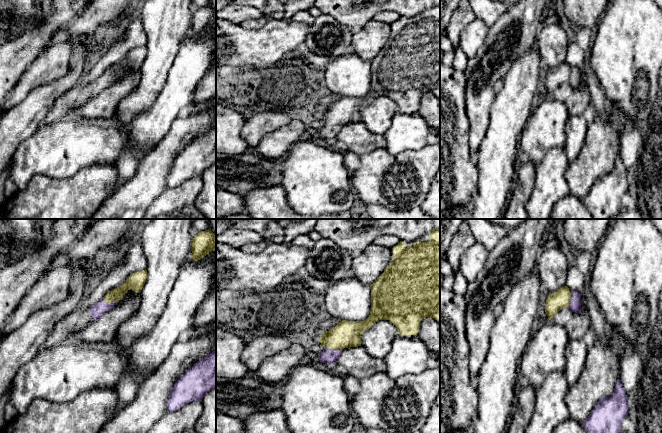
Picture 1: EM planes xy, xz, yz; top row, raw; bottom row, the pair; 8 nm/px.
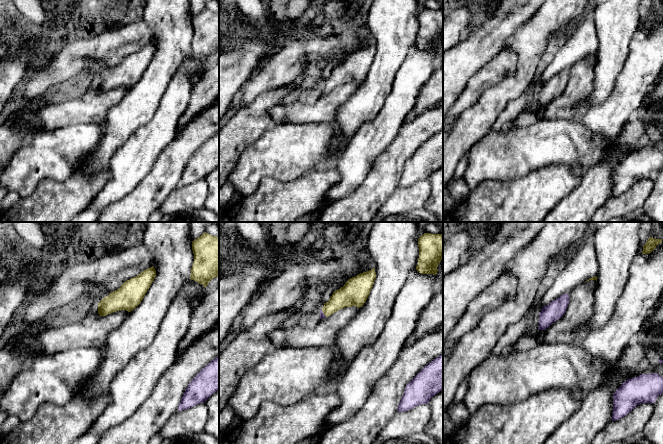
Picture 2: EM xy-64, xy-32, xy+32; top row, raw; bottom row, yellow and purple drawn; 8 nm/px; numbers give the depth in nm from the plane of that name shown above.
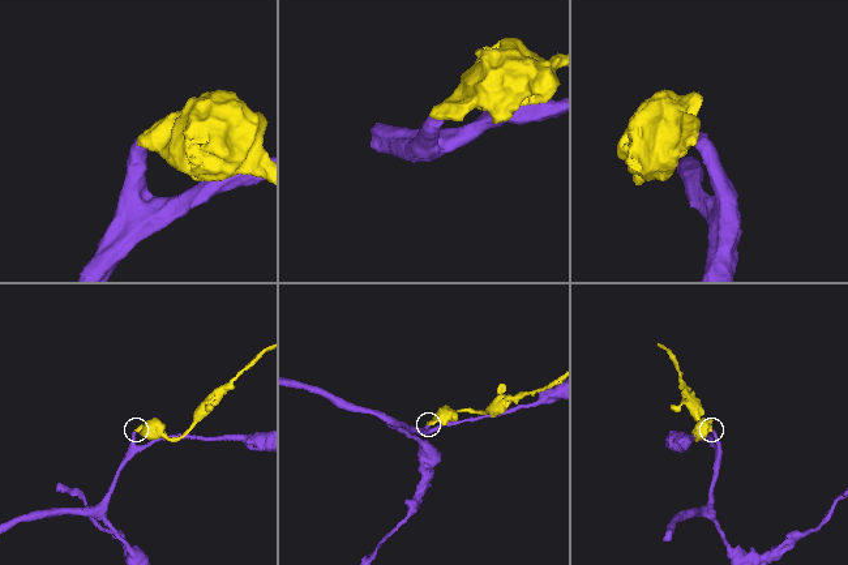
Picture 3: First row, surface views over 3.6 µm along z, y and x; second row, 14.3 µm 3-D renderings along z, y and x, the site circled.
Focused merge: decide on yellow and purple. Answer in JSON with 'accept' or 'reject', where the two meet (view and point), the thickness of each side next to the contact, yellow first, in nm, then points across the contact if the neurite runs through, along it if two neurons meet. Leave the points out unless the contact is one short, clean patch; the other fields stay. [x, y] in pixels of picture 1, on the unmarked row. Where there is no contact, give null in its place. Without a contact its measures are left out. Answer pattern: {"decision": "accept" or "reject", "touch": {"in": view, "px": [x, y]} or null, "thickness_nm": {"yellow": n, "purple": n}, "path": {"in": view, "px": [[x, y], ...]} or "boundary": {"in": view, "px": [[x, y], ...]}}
{"decision": "accept", "touch": {"in": "xz", "px": [333, 125]}, "thickness_nm": {"yellow": 220, "purple": 120}, "path": {"in": "xz", "px": [[346, 110], [333, 125], [328, 132]]}}

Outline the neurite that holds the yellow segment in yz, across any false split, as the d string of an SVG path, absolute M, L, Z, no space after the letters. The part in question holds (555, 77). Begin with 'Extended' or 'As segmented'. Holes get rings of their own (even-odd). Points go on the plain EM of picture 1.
Extended. M567 62L557 68L550 69L545 80L545 88L549 96L562 84L569 83L573 88L581 88L581 69L570 67Z

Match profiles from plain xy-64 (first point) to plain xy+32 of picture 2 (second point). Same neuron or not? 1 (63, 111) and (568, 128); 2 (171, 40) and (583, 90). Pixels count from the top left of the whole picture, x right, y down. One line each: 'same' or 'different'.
1: different
2: different

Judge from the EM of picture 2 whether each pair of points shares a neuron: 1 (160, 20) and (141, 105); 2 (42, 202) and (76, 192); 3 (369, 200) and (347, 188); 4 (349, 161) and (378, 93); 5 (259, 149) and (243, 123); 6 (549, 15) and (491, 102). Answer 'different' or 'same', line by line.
1: same
2: same
3: different
4: different
5: different
6: same

